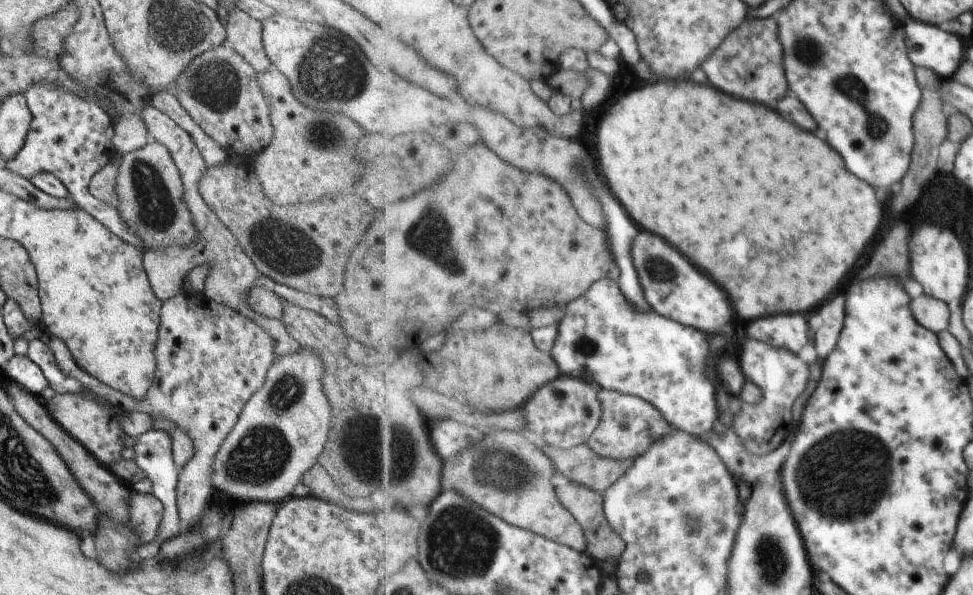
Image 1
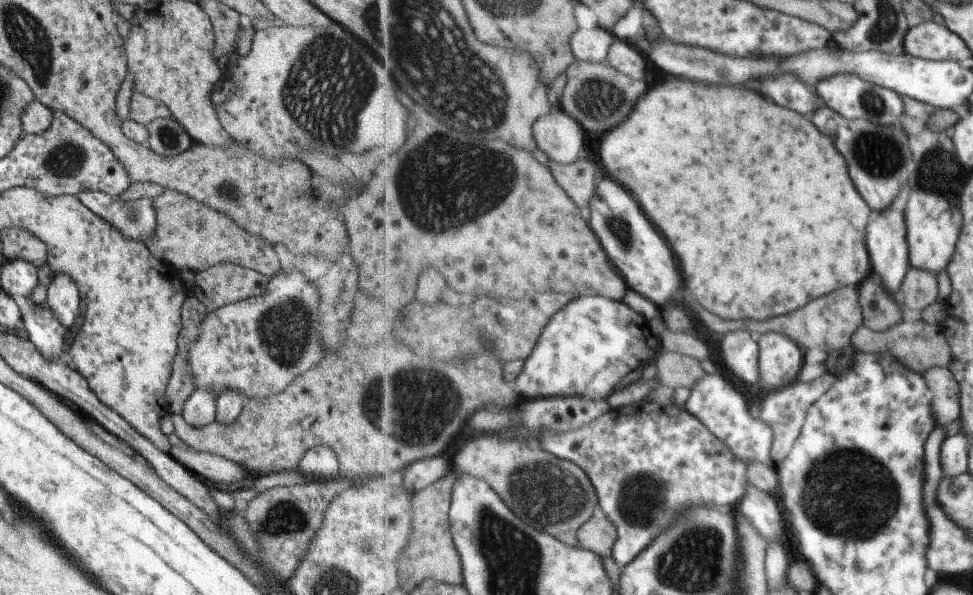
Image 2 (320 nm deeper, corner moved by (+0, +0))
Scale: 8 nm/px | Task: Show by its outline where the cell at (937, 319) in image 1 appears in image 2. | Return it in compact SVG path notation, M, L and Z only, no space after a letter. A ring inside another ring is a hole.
M917 267L909 269L909 274L906 274L902 285L903 306L913 312L921 312L937 300L939 293L937 274Z

